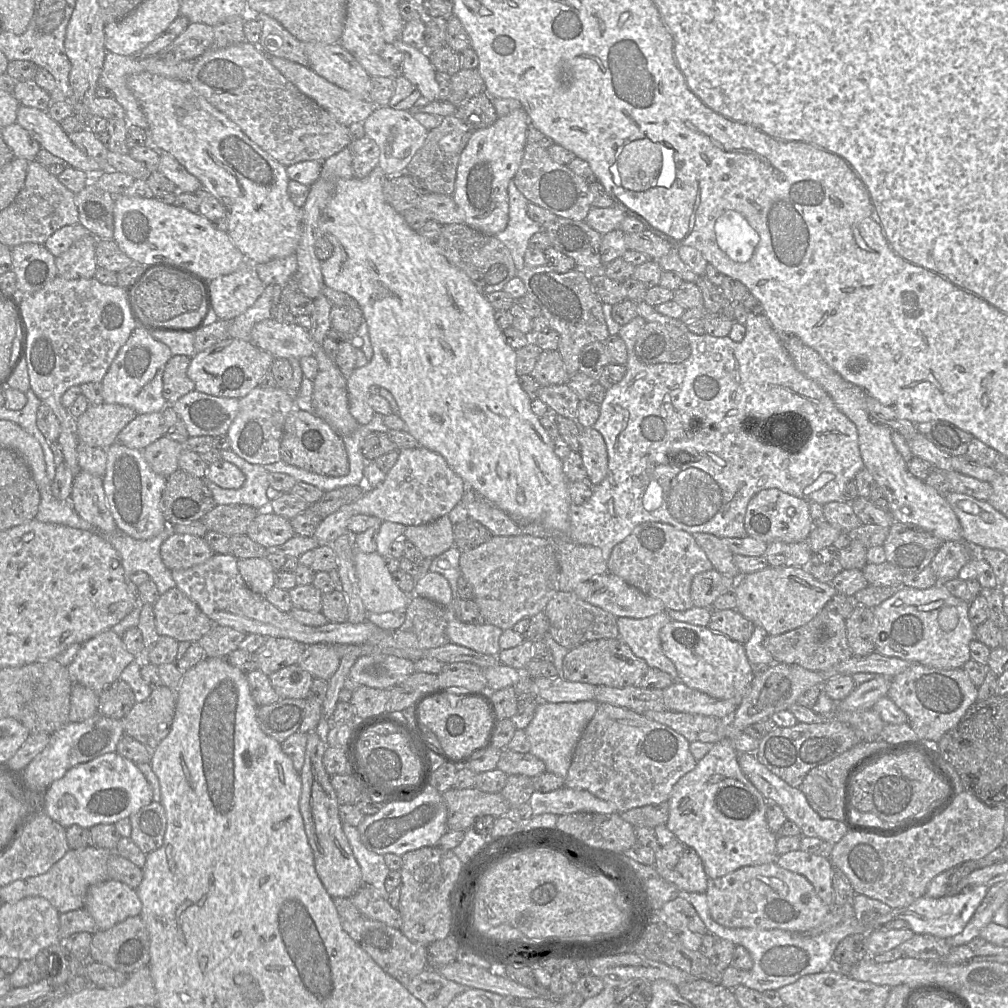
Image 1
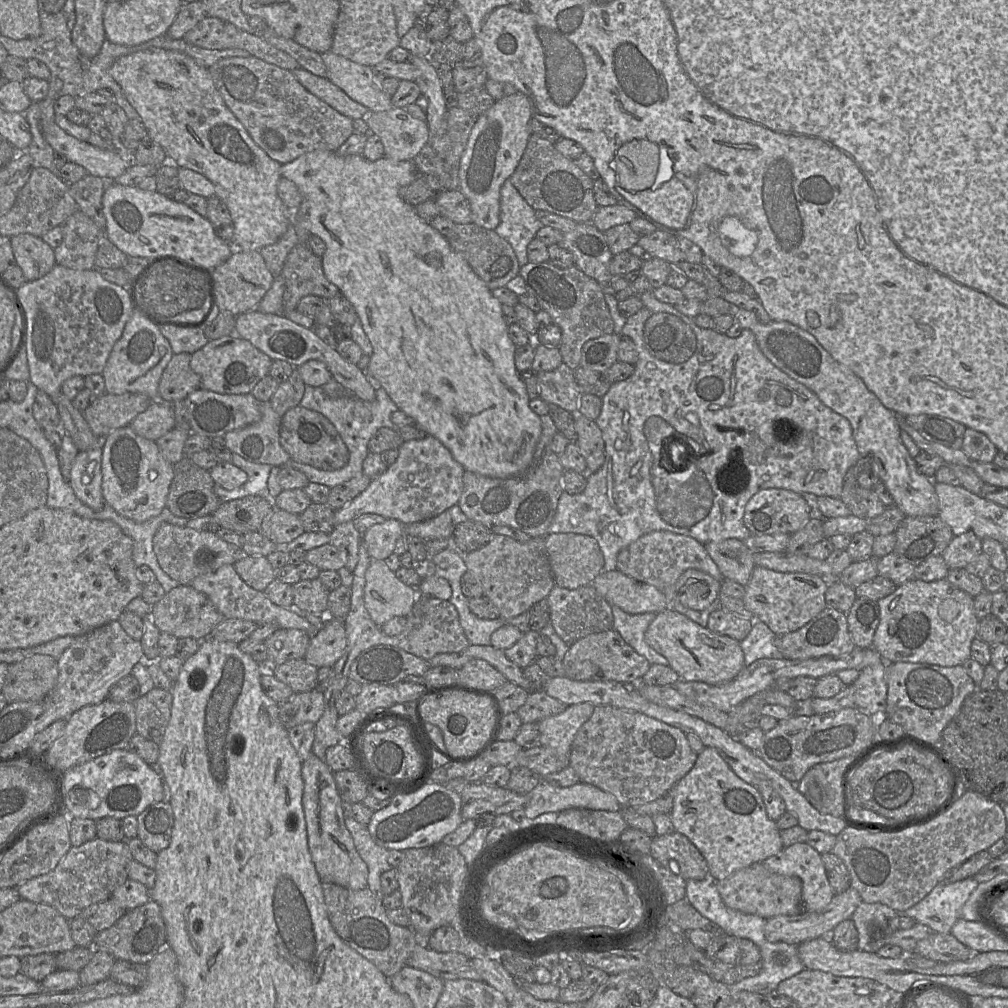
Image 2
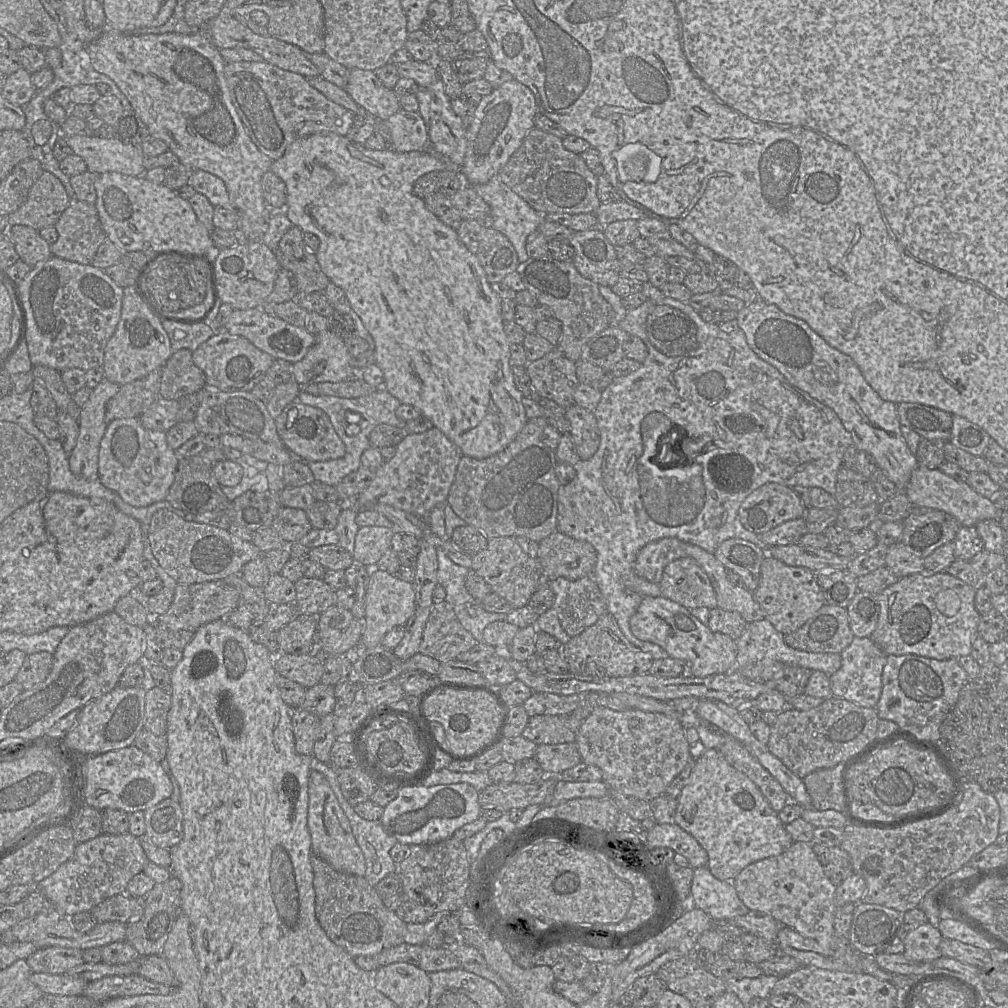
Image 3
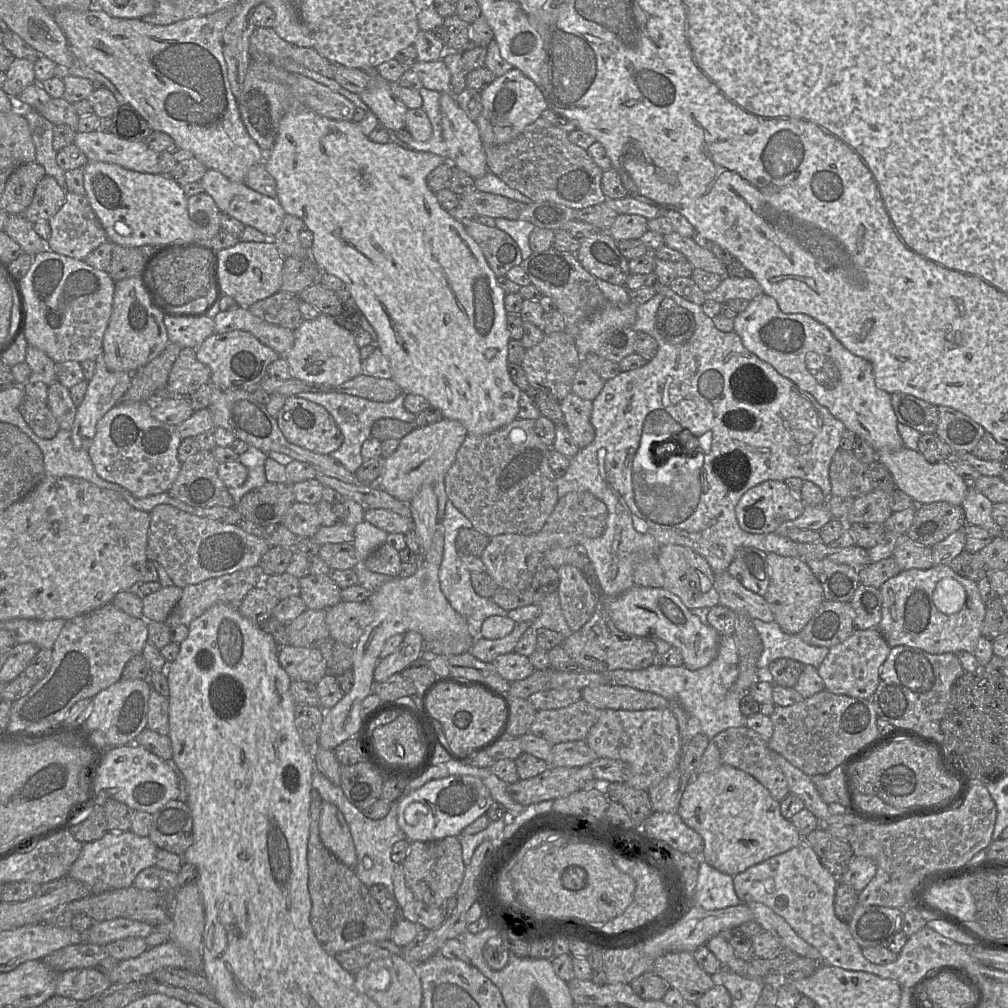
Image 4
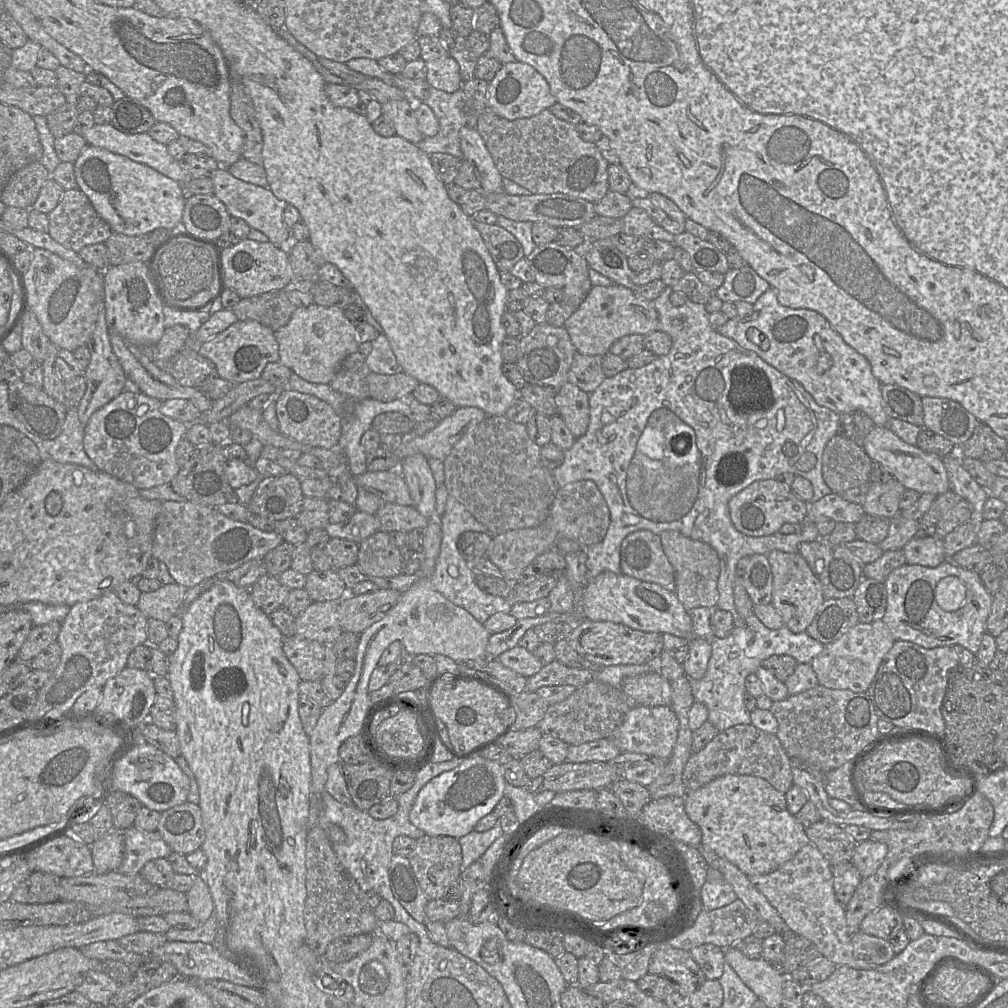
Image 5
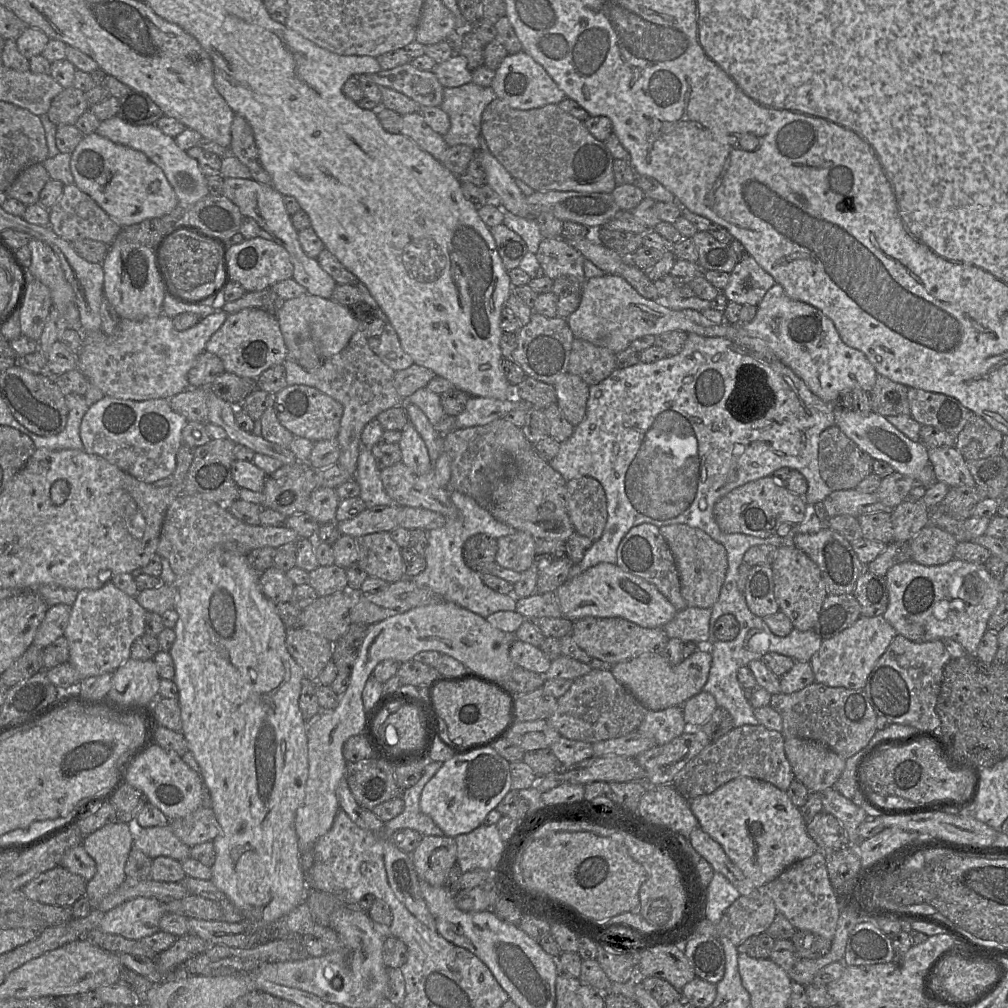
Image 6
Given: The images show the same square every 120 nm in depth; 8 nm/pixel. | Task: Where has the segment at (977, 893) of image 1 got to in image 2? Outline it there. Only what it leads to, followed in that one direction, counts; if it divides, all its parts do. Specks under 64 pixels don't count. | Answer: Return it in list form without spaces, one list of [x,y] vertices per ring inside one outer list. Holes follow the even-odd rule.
[[[973,878],[957,882],[940,882],[920,902],[911,908],[898,912],[929,926],[941,934],[951,933],[955,922],[961,918],[961,910],[979,883]]]

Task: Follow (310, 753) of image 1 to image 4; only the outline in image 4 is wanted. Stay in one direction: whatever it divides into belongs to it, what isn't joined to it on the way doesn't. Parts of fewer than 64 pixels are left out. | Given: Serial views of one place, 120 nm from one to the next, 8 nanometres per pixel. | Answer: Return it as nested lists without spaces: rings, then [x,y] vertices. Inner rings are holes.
[[[325,801],[322,803],[319,834],[323,845],[339,861],[354,870],[357,855],[349,826],[341,811]]]

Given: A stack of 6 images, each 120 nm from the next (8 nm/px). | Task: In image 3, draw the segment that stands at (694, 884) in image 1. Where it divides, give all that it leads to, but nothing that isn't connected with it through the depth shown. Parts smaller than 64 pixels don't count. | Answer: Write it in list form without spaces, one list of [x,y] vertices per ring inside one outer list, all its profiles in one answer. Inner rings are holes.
[[[656,824],[647,831],[646,845],[648,852],[656,852],[657,848],[673,850],[679,859],[691,868],[706,867],[708,855],[705,849],[688,832],[677,824]]]

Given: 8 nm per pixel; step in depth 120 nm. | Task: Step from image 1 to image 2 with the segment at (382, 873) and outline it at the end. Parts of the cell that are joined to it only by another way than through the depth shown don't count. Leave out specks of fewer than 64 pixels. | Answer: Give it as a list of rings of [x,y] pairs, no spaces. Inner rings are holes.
[[[345,816],[345,825],[353,838],[357,852],[368,867],[368,888],[381,895],[380,876],[393,868],[387,860],[389,850],[372,839],[367,825],[361,824],[349,816]]]

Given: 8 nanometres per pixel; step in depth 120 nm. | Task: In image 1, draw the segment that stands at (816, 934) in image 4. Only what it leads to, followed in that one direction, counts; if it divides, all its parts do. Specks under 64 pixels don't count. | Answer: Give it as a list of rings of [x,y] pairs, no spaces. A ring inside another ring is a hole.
[[[801,849],[783,854],[775,861],[780,867],[803,875],[826,905],[834,904],[833,865],[830,858],[811,854]]]

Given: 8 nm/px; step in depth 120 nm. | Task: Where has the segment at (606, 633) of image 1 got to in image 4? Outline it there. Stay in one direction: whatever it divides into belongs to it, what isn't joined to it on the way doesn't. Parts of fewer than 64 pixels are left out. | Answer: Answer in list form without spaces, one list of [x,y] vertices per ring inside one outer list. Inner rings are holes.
[[[573,565],[557,569],[559,584],[557,593],[562,613],[569,629],[576,632],[592,617],[597,608],[597,594],[583,575]]]

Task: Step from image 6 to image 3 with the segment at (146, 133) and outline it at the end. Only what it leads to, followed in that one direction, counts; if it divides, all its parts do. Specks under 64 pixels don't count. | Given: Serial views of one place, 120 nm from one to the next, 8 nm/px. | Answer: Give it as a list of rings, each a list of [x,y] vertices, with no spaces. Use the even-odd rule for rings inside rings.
[[[72,135],[65,136],[72,152],[80,156],[87,170],[95,174],[119,172],[129,176],[145,176],[141,147],[124,144],[116,138]]]

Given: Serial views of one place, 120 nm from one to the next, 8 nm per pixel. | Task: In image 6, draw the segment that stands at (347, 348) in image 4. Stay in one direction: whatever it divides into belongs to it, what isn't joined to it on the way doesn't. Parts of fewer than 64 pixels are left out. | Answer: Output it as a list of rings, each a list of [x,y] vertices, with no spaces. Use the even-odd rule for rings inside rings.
[[[309,293],[286,300],[276,317],[288,349],[288,358],[306,371],[317,370],[324,359],[340,353],[360,328],[360,321],[354,318],[348,307]]]

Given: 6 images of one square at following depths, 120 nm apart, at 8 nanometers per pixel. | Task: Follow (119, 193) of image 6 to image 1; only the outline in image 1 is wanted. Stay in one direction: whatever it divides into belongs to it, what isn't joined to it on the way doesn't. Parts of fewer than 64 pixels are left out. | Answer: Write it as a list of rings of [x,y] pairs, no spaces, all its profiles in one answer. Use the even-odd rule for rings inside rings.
[[[117,196],[114,202],[113,239],[136,264],[171,264],[208,284],[217,277],[237,271],[247,260],[228,233],[216,229],[209,219],[200,213],[165,204],[156,197]]]

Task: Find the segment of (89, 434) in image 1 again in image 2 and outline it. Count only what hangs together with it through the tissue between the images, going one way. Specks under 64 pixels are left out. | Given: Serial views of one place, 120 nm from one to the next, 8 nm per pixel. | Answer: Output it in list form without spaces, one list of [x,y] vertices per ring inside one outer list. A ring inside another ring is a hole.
[[[104,393],[92,399],[83,415],[92,433],[104,439],[112,431],[129,426],[152,402],[153,399],[141,393]]]

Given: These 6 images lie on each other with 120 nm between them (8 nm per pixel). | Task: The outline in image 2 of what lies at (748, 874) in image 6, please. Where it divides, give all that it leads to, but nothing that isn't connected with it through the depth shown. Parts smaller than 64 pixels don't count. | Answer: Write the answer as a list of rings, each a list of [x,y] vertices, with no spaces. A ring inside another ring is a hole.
[[[704,747],[693,768],[674,788],[670,813],[673,827],[700,851],[707,862],[708,875],[716,881],[761,863],[784,848],[780,830],[767,816],[757,788],[740,779],[716,749]]]

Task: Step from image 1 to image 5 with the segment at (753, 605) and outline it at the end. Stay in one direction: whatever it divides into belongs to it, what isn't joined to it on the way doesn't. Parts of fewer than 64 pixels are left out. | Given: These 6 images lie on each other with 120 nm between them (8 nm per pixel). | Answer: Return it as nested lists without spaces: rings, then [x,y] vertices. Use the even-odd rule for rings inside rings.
[[[773,550],[767,554],[767,557],[773,574],[772,605],[781,614],[784,625],[793,633],[807,631],[826,600],[820,580],[799,552],[786,553]]]

